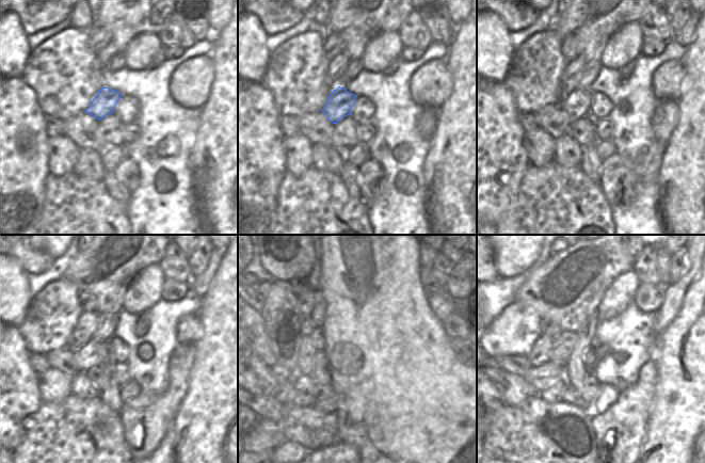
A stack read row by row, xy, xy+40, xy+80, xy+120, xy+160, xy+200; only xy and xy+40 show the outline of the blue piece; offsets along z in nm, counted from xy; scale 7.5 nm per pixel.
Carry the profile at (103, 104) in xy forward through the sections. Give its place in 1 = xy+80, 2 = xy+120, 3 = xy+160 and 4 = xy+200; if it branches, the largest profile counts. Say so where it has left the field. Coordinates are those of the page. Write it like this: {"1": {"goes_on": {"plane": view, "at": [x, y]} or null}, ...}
{"1": {"goes_on": {"plane": "xy+80", "at": [577, 104]}}, "2": {"goes_on": {"plane": "xy+120", "at": [93, 353]}}, "3": {"goes_on": {"plane": "xy+160", "at": [318, 366]}}, "4": {"goes_on": {"plane": "xy+200", "at": [541, 378]}}}

